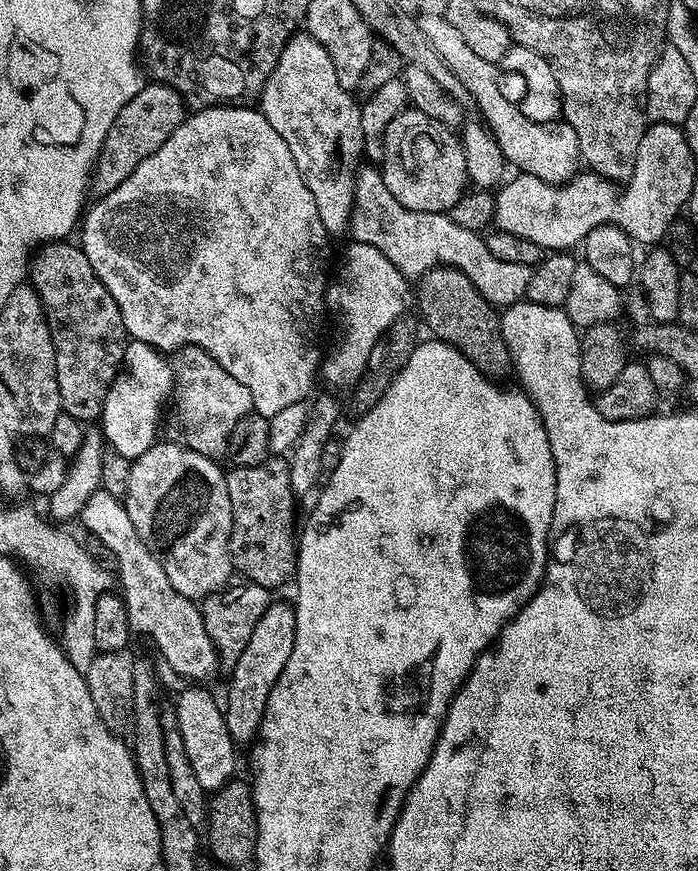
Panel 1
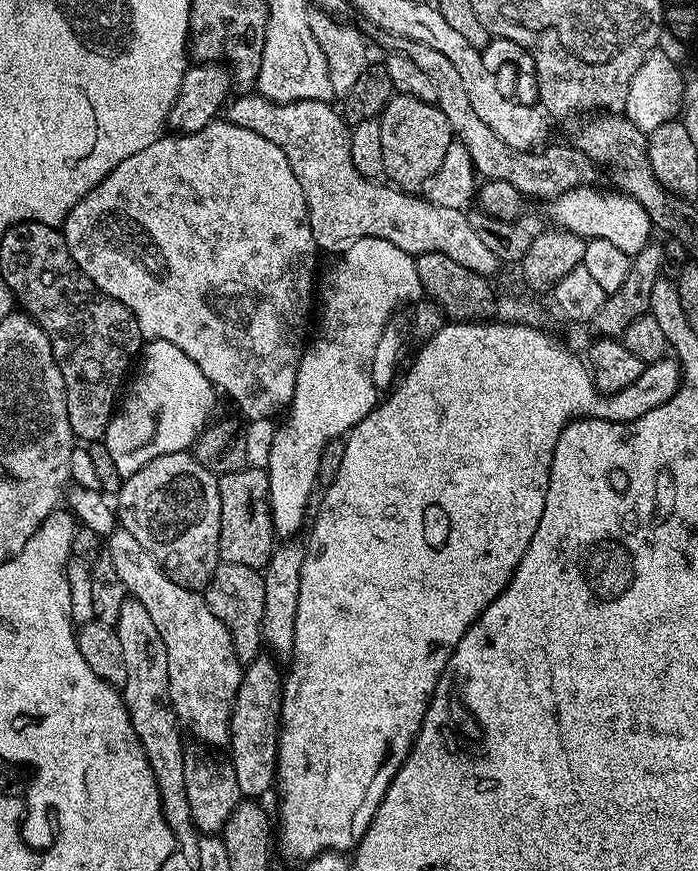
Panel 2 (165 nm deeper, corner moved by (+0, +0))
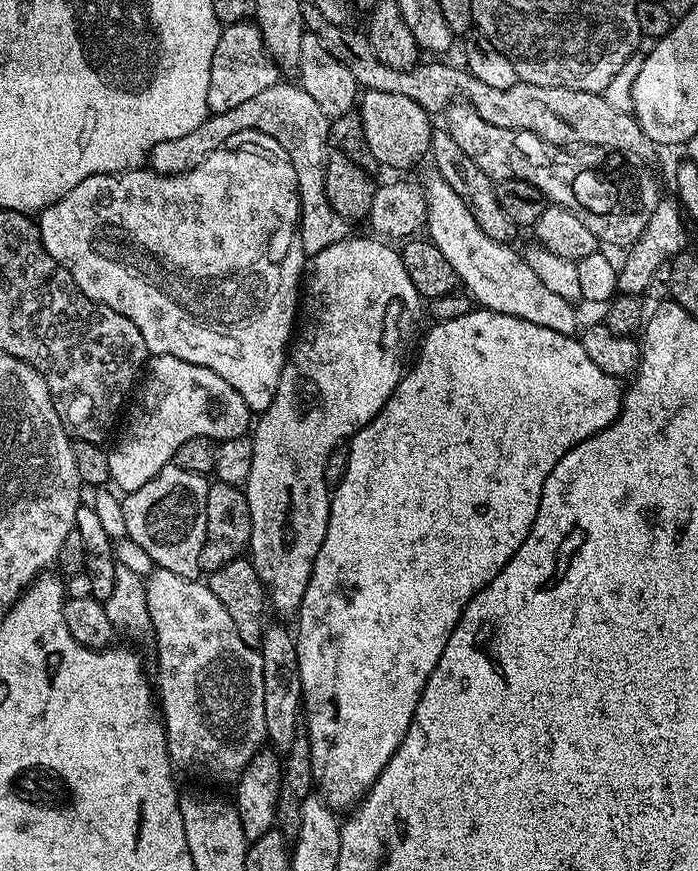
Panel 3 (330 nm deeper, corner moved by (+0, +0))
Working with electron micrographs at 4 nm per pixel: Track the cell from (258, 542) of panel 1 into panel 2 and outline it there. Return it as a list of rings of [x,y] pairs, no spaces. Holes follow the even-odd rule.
[[[245,466],[239,472],[223,473],[219,482],[222,502],[220,560],[262,570],[268,565],[274,547],[272,512],[268,509],[268,473],[262,468]]]

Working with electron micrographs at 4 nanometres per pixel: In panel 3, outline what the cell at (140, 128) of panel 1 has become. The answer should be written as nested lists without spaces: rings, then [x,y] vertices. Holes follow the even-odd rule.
[[[252,22],[227,25],[218,38],[218,46],[214,50],[214,58],[210,62],[210,78],[208,82],[208,111],[225,112],[234,106],[242,106],[242,102],[254,98],[254,94],[262,94],[262,90],[273,88],[278,82],[278,65],[264,51],[260,39],[260,29]]]

